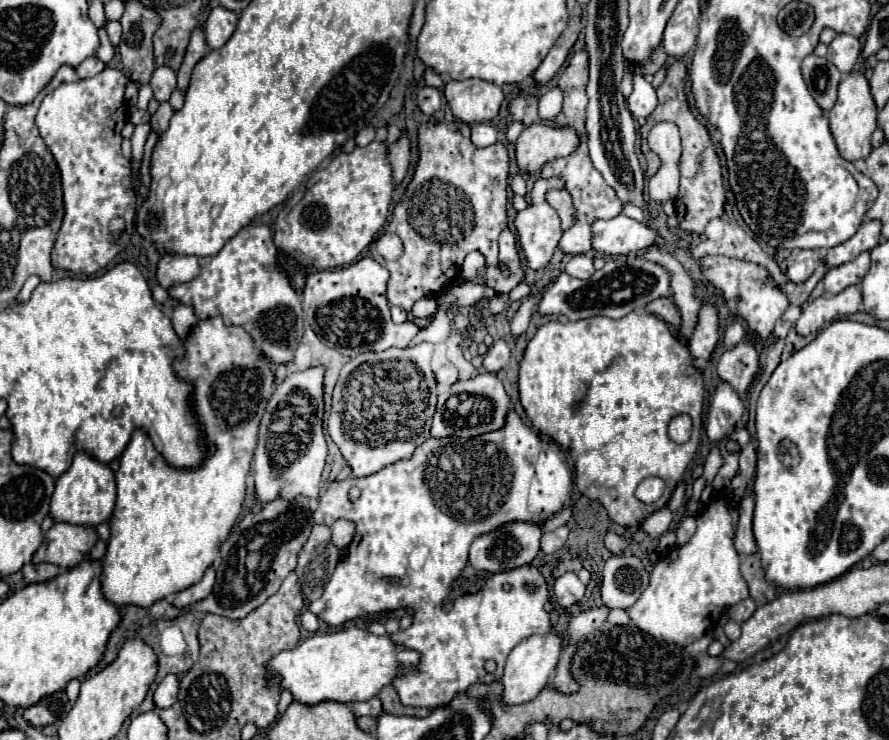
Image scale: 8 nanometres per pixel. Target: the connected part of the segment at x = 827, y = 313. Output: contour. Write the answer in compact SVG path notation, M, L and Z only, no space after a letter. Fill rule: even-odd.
M849 286L841 294L835 294L835 296L825 294L821 298L813 300L801 312L801 318L797 320L795 330L801 336L809 336L813 332L823 330L833 320L847 318L847 316L855 314L859 310L859 306L861 306L861 292L857 286Z

